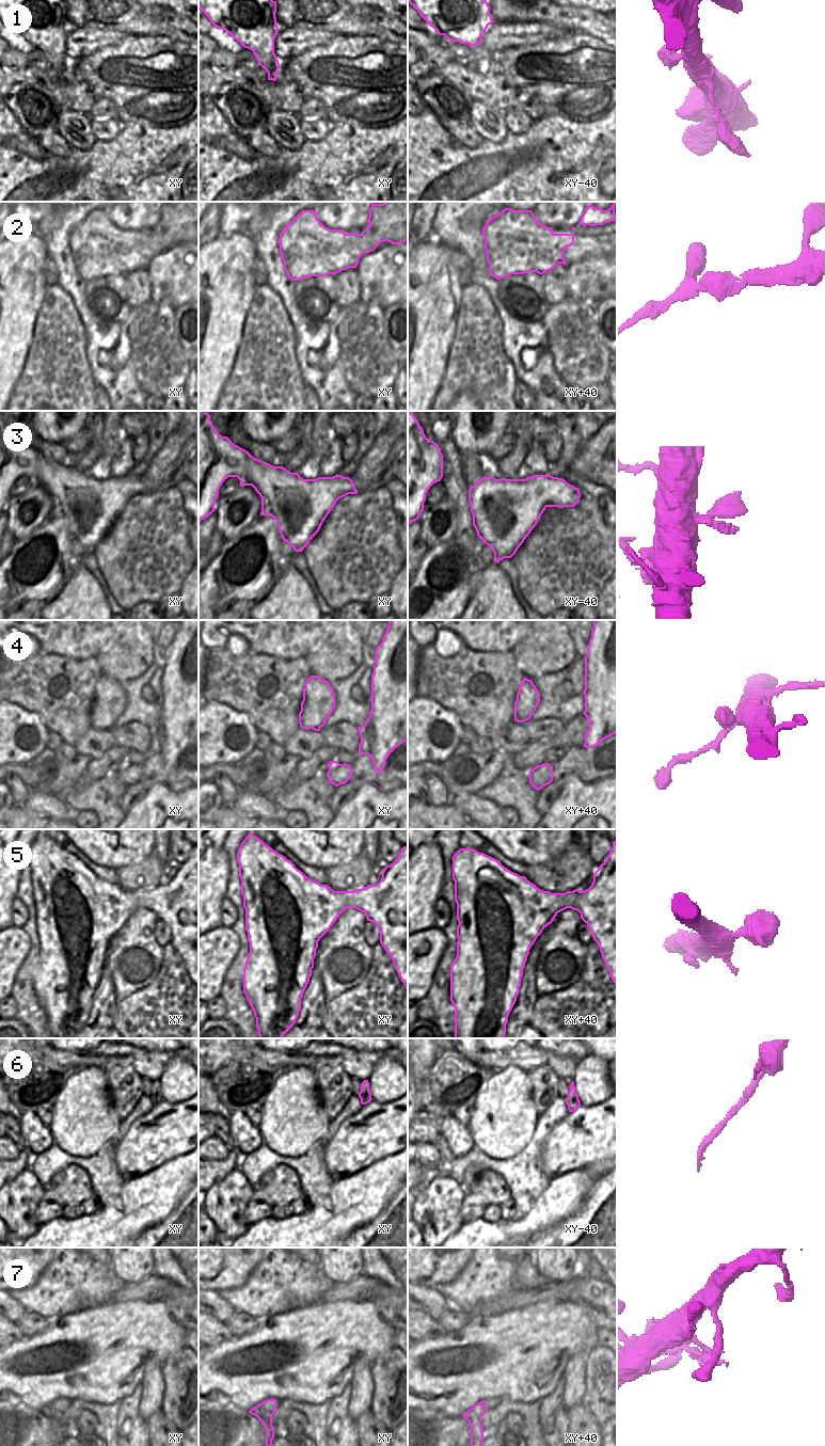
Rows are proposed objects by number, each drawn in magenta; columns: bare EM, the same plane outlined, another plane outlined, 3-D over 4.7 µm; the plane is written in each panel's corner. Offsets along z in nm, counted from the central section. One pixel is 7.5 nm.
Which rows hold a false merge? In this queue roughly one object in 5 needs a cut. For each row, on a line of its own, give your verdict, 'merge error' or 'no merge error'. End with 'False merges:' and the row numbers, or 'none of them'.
1: no merge error
2: merge error
3: no merge error
4: no merge error
5: no merge error
6: no merge error
7: no merge error
False merges: 2

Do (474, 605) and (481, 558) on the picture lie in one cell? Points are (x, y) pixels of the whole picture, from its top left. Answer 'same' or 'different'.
different

